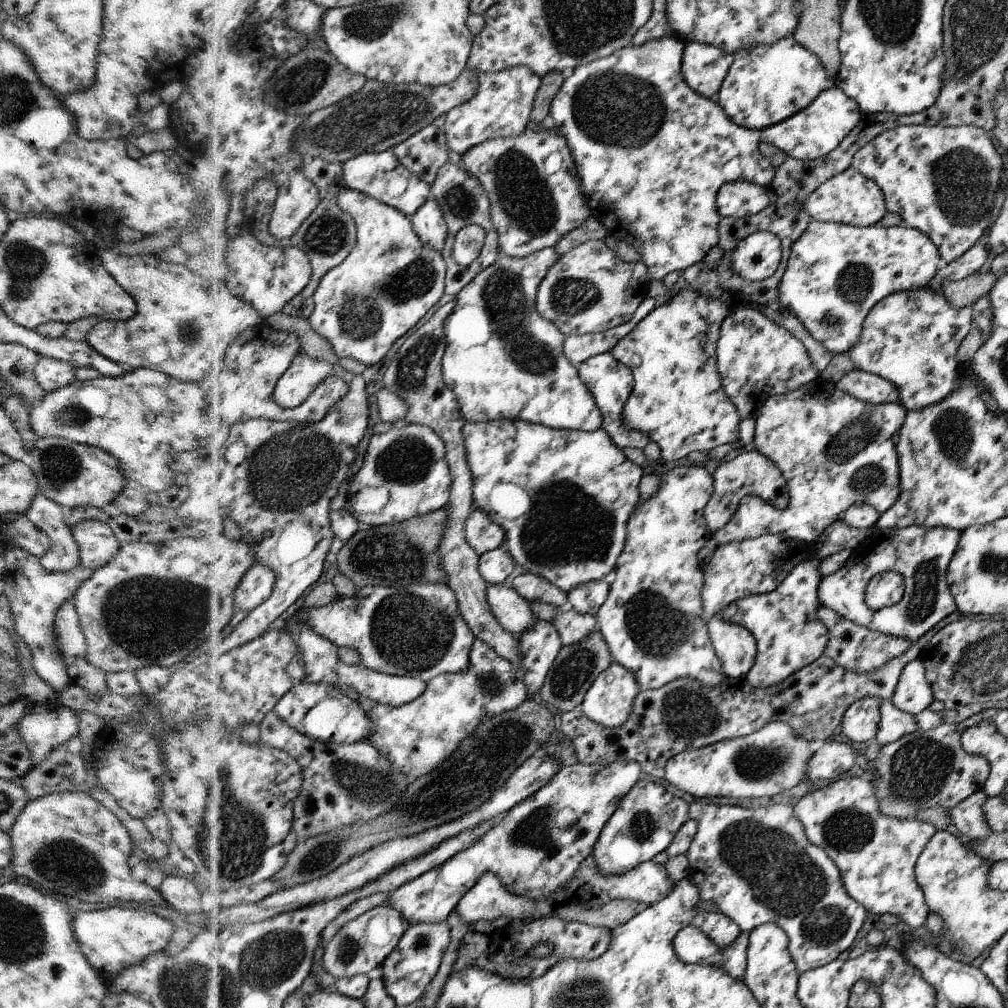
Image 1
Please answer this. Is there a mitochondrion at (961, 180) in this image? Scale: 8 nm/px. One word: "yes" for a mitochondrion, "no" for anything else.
yes

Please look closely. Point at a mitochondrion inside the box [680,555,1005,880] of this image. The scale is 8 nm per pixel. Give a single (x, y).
(919, 770)

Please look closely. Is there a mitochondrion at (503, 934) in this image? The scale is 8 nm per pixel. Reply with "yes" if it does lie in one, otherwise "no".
no

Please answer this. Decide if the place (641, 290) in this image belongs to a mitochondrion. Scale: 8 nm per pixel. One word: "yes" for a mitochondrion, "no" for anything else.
no

